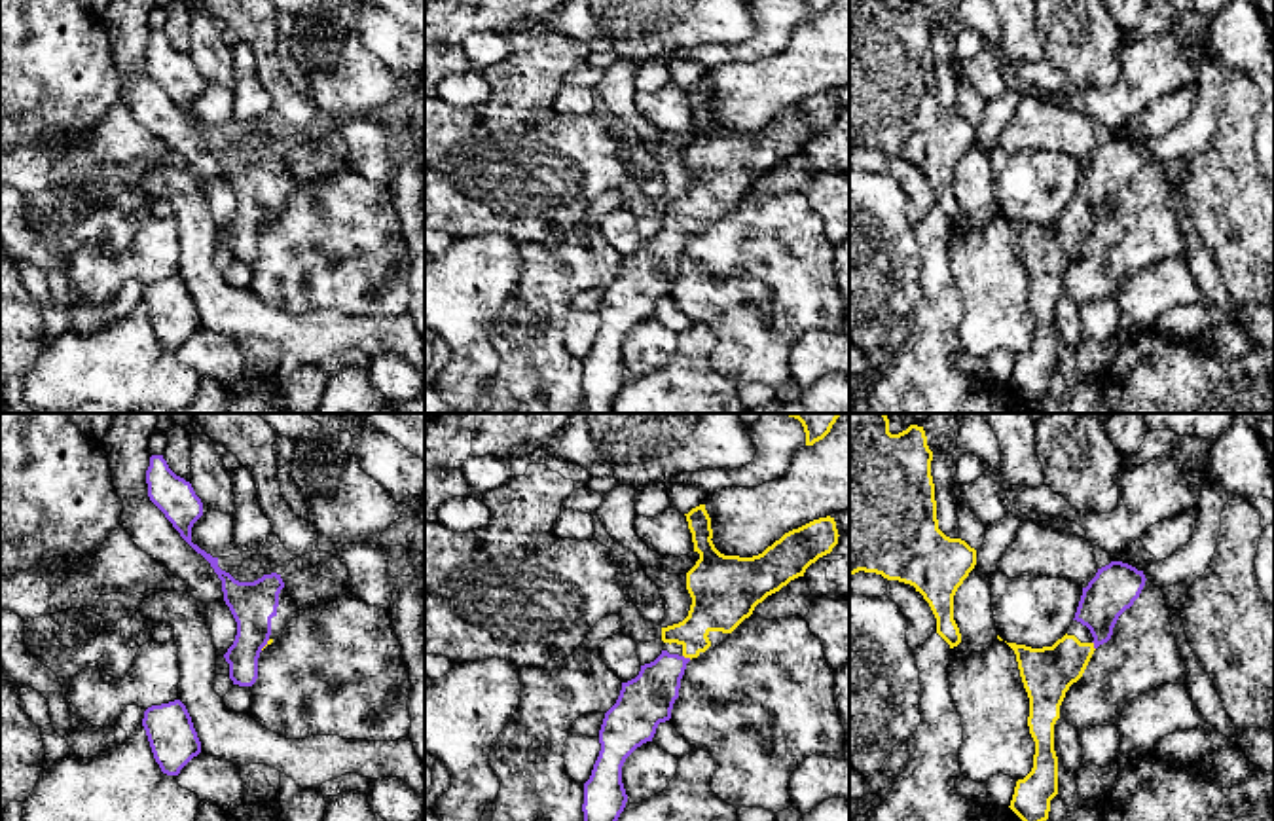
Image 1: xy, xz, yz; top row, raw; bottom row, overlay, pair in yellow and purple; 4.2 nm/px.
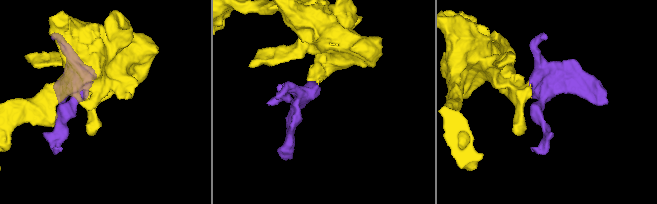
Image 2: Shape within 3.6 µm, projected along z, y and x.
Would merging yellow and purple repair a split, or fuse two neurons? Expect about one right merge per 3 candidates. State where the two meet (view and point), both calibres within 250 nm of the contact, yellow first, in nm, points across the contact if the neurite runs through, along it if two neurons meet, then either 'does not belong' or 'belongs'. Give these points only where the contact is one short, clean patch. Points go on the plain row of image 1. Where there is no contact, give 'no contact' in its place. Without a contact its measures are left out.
meets yellow in xz at (687, 232); 200 nm thick on the yellow side, 220 nm on the other; runs through xz (715, 181), (692, 205), (687, 232), (647, 275); belongs

